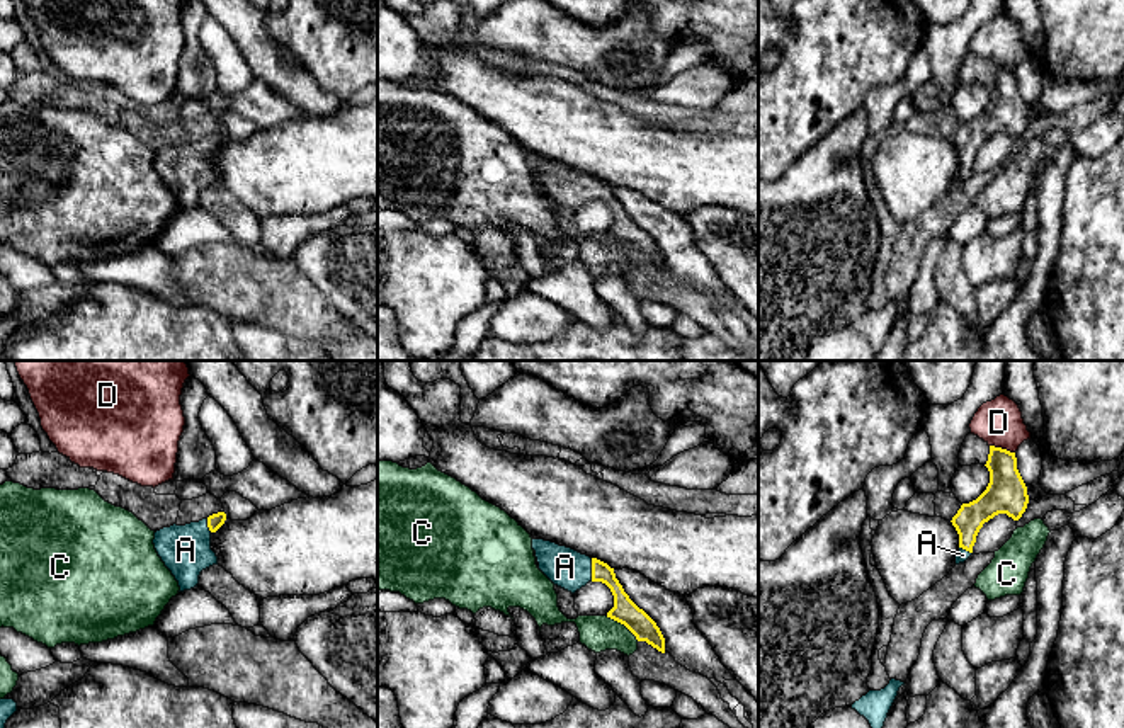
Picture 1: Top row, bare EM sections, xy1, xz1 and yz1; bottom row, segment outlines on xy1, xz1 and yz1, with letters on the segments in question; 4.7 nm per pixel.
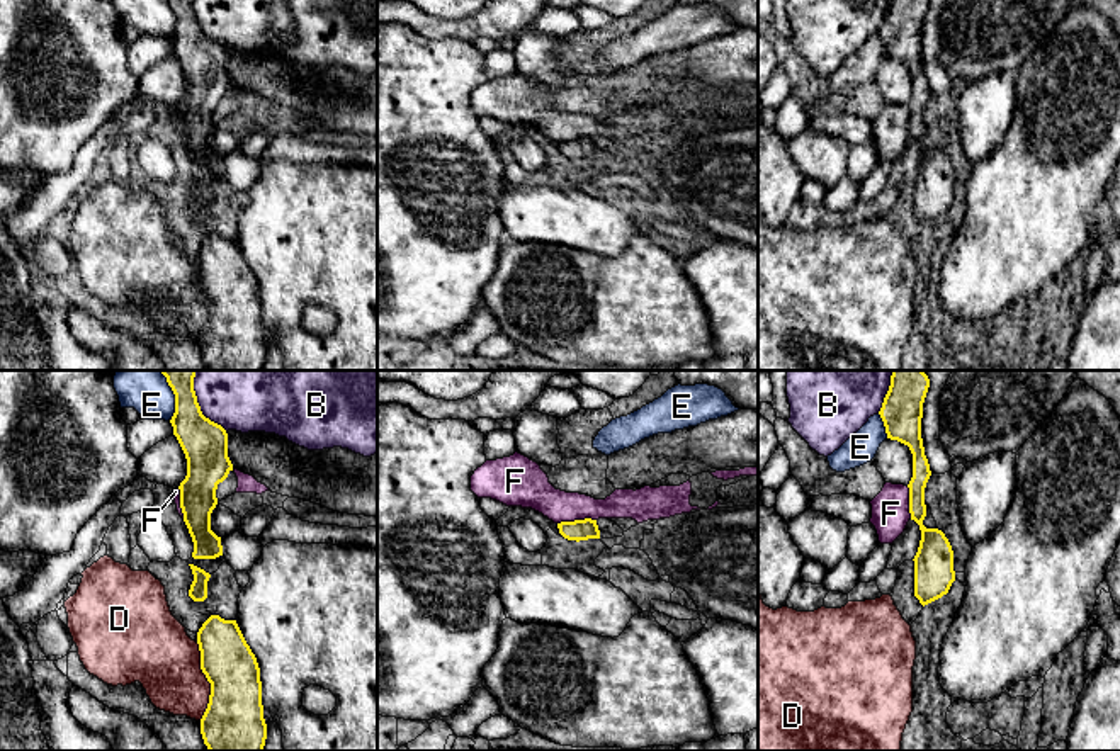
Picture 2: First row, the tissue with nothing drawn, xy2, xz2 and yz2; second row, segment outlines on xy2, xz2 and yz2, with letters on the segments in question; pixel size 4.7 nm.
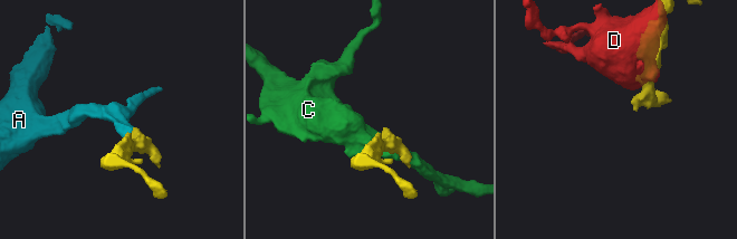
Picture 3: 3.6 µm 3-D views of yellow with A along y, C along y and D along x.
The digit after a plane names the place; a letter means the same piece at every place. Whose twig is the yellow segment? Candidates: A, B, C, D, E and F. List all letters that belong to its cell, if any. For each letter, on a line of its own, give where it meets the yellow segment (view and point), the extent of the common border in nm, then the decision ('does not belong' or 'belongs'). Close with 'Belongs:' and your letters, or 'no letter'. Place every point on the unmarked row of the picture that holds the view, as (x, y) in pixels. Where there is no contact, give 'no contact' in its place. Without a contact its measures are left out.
A: xz1 (592, 189) | 110 nm | belongs
B: xy2 (199, 29) | 280 nm | does not belong
C: xz1 (623, 242) | 200 nm | does not belong
D: xy2 (208, 299) | 360 nm | does not belong
E: xy2 (175, 21) | 190 nm | does not belong
F: xz2 (576, 140) | 190 nm | does not belong
Belongs: A

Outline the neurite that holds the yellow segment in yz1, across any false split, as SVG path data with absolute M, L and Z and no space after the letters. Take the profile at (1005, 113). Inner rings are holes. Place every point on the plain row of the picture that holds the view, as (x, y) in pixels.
M969 51L959 70L959 85L971 83L985 83L990 90L990 102L976 119L962 122L951 139L959 153L956 184L964 182L973 173L976 155L985 141L998 133L1019 139L1029 122L1015 71L990 65Z

